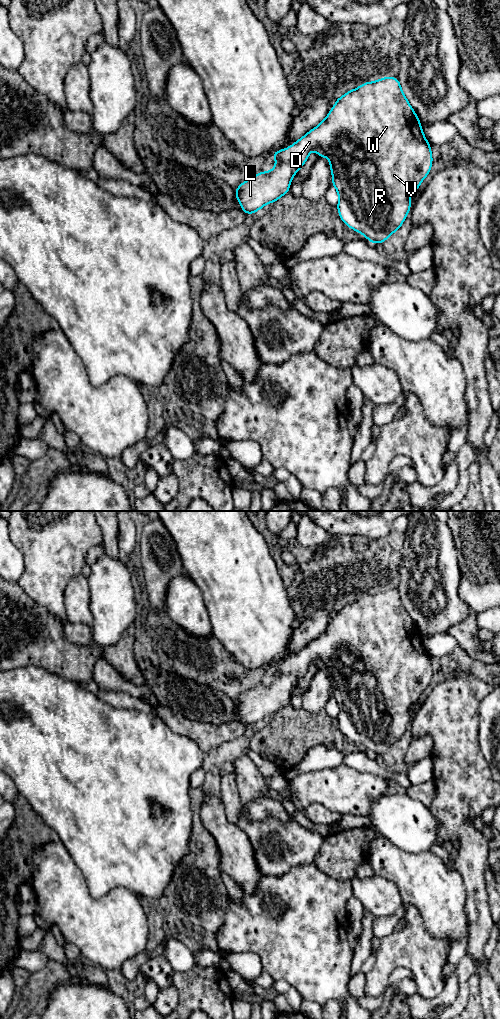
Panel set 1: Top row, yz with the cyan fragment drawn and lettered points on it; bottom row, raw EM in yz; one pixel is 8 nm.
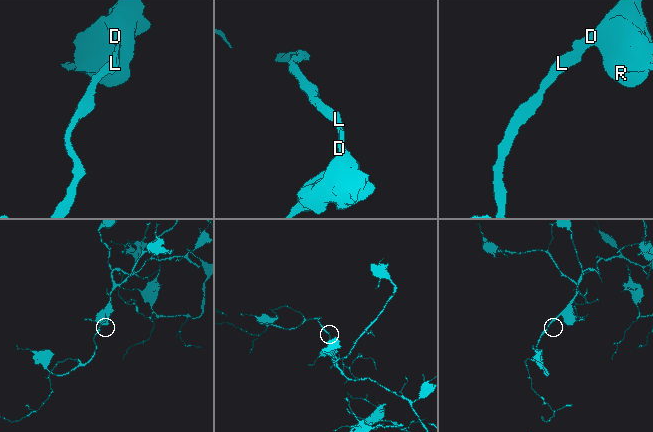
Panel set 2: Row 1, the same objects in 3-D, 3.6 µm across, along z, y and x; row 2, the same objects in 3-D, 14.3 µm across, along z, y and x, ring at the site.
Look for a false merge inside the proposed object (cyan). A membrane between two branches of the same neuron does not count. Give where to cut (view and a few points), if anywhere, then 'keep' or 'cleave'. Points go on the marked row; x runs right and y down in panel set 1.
no cut; keep

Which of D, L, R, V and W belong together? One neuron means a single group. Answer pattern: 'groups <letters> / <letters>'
groups D L R V W

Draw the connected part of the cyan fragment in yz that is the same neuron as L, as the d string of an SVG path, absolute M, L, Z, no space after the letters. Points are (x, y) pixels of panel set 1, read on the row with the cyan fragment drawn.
M387 76L374 82L366 82L354 90L350 90L342 97L337 98L333 108L329 111L327 117L316 127L311 129L306 135L297 140L290 147L274 152L271 156L276 159L275 167L269 172L260 171L255 177L252 177L245 182L241 183L235 191L237 200L240 203L242 210L247 214L252 214L263 208L267 203L276 202L281 196L289 193L291 180L296 172L304 165L310 152L315 149L318 157L328 157L330 161L330 168L332 172L332 185L336 188L339 196L337 204L338 213L341 220L350 228L358 233L363 234L371 243L384 243L384 241L395 231L397 231L403 224L406 215L411 209L410 196L420 187L423 179L430 173L432 167L432 152L429 144L422 131L421 123L410 106L407 98L402 92L400 82L397 78Z

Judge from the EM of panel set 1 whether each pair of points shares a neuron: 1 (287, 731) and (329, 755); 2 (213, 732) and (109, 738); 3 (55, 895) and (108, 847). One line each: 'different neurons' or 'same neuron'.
1: different neurons
2: different neurons
3: different neurons

